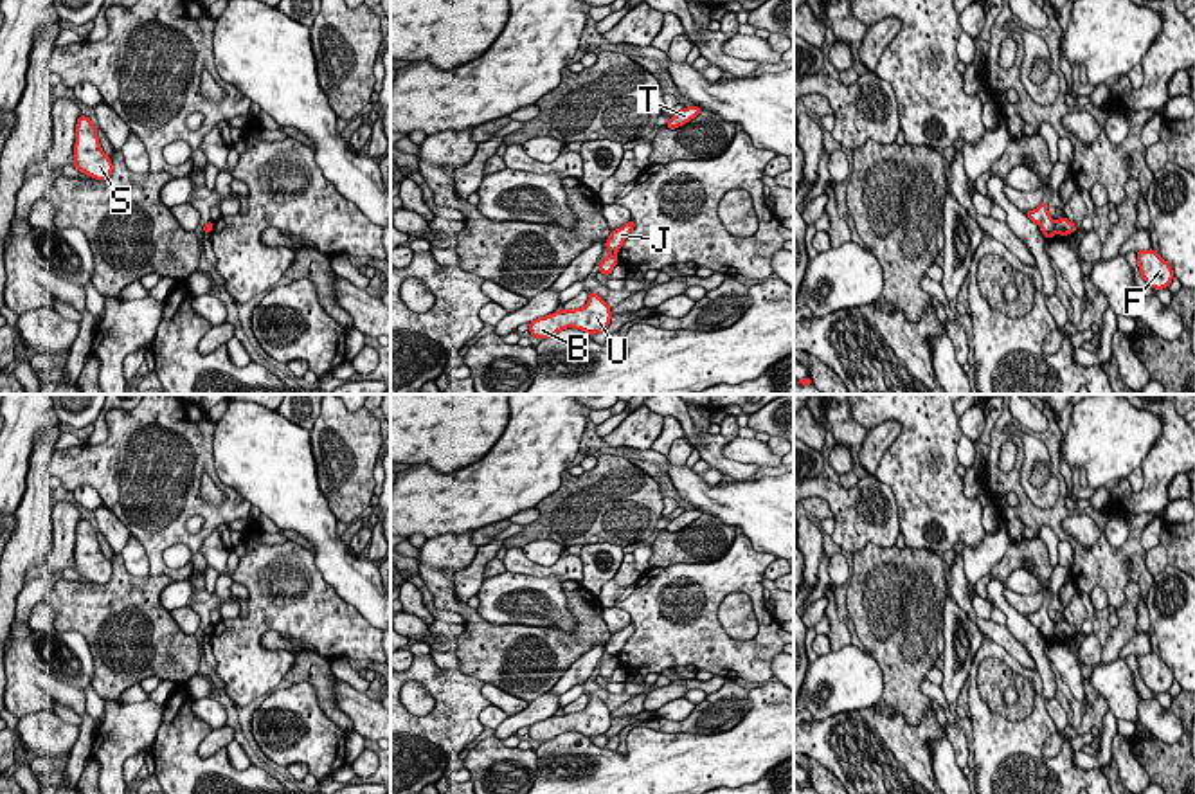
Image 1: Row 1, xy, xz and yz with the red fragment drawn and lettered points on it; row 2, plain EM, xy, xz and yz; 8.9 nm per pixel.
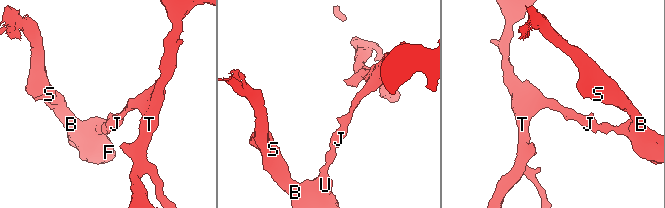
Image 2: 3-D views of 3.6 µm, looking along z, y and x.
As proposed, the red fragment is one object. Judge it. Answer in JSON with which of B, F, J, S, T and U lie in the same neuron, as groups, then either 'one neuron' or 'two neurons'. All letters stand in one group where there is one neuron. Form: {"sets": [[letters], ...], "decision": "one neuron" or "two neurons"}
{"sets": [["B", "F", "S", "U"], ["J", "T"]], "decision": "two neurons"}

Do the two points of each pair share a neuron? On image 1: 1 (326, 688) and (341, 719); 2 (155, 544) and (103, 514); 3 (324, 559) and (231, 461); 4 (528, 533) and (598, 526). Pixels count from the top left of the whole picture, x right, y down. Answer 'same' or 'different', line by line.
1: same
2: different
3: same
4: same

